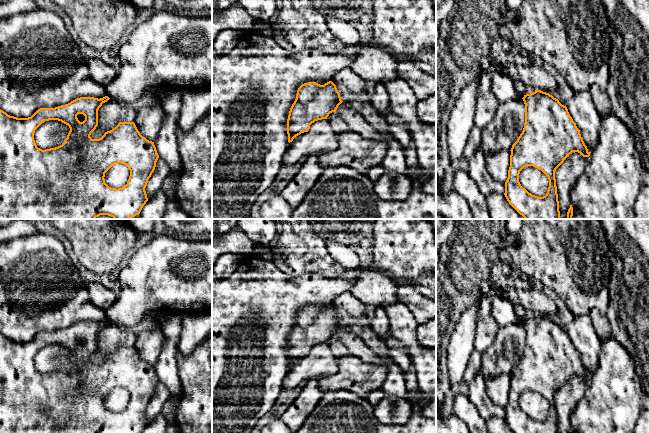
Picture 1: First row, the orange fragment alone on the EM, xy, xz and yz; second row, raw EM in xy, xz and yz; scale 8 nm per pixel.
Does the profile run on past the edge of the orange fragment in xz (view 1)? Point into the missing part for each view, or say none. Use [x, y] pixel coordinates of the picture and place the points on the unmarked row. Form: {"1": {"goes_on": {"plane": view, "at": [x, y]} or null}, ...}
{"1": {"goes_on": null}}

